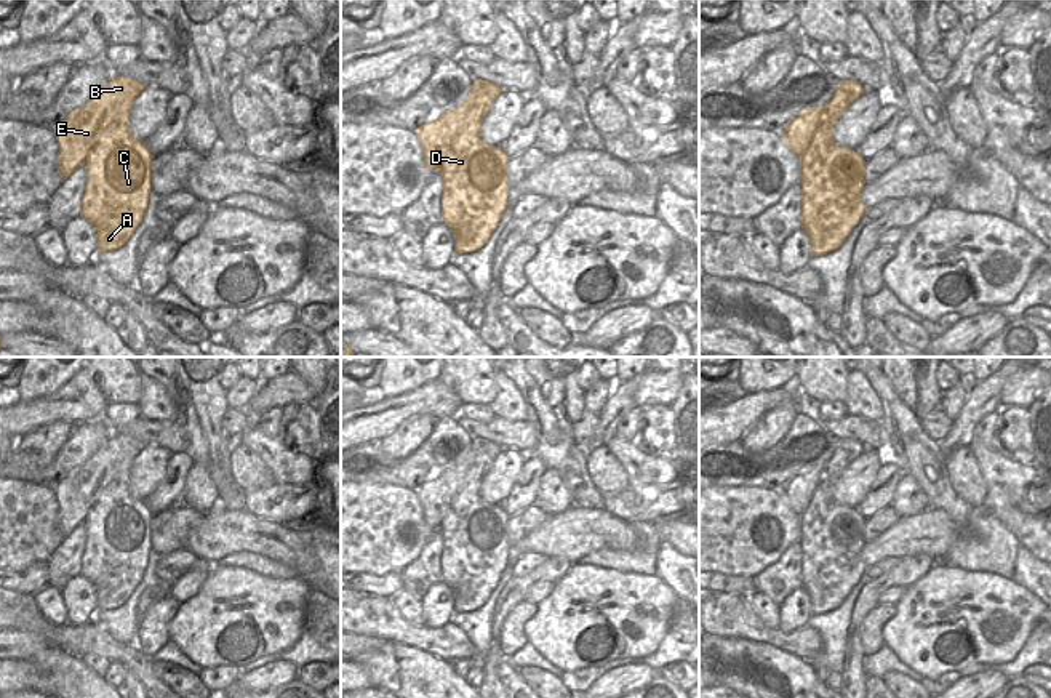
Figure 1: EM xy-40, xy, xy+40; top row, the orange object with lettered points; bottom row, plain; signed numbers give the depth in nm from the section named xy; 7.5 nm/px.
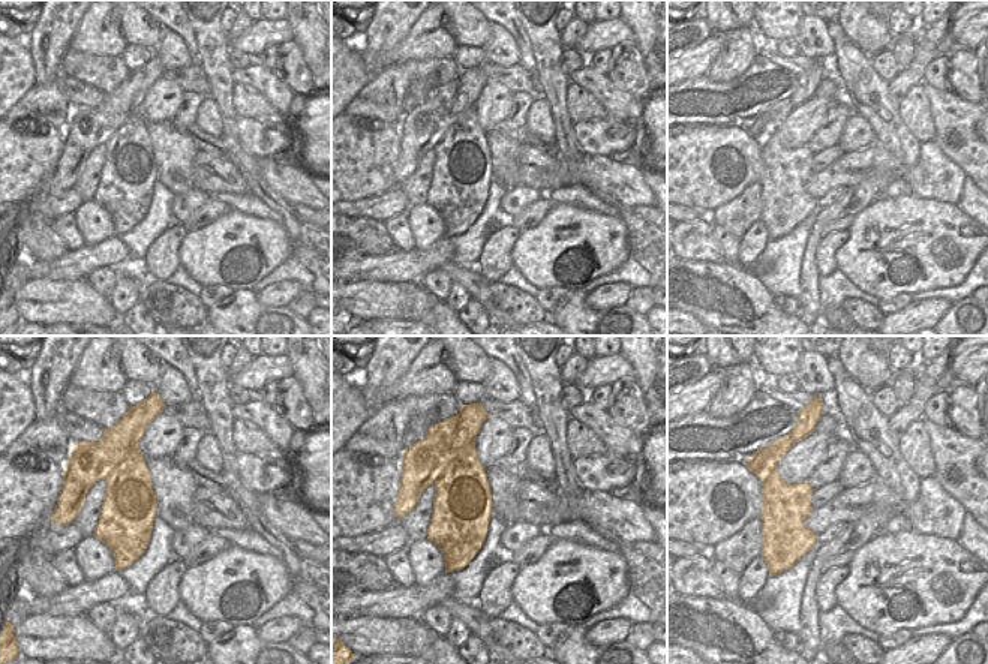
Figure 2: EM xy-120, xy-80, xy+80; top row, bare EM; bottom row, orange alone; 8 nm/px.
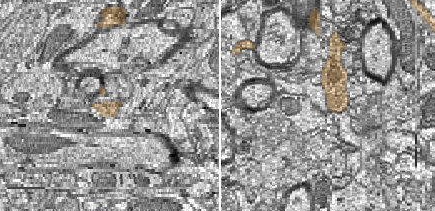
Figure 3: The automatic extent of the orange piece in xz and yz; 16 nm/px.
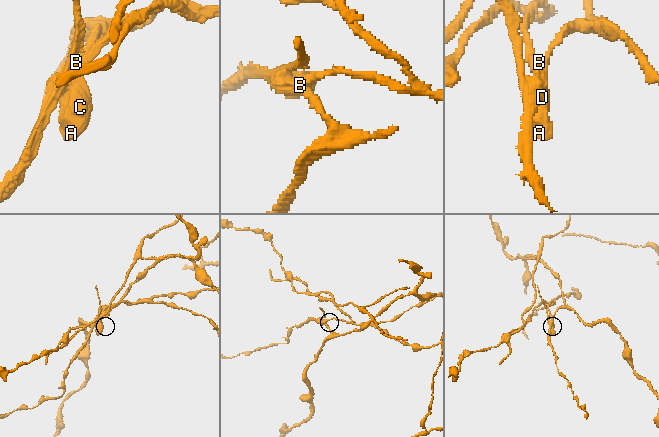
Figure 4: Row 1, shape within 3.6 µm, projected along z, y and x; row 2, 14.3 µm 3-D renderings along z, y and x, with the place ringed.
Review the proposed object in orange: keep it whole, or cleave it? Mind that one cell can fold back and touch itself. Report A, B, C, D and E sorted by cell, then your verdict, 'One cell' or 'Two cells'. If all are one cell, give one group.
Groups: A C D / B E. Two cells.

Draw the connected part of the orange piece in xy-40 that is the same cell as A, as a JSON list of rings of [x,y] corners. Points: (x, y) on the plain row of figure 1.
[[[130,471],[115,475],[99,491],[98,501],[85,520],[86,544],[80,562],[80,575],[94,588],[98,610],[117,610],[141,583],[149,562],[150,520],[154,514],[147,504],[130,491]]]

